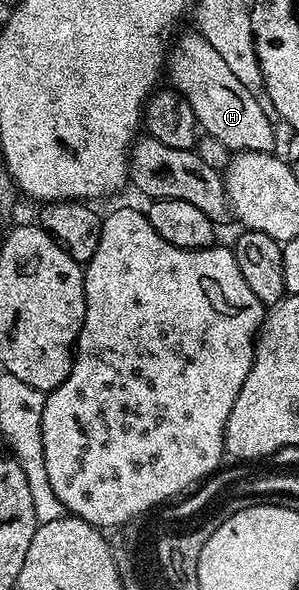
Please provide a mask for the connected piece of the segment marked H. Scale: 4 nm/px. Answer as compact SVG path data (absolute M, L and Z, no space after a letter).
M198 33L182 35L171 48L166 71L172 74L171 86L186 97L186 101L190 101L199 130L210 137L218 137L218 141L222 141L222 145L226 145L232 153L272 151L276 131L268 120L265 104L256 100L259 99L257 92L246 89L246 85L238 81L237 75L229 69L226 61L222 61L221 55L215 51L214 45L210 45L210 41L206 41L206 37Z

